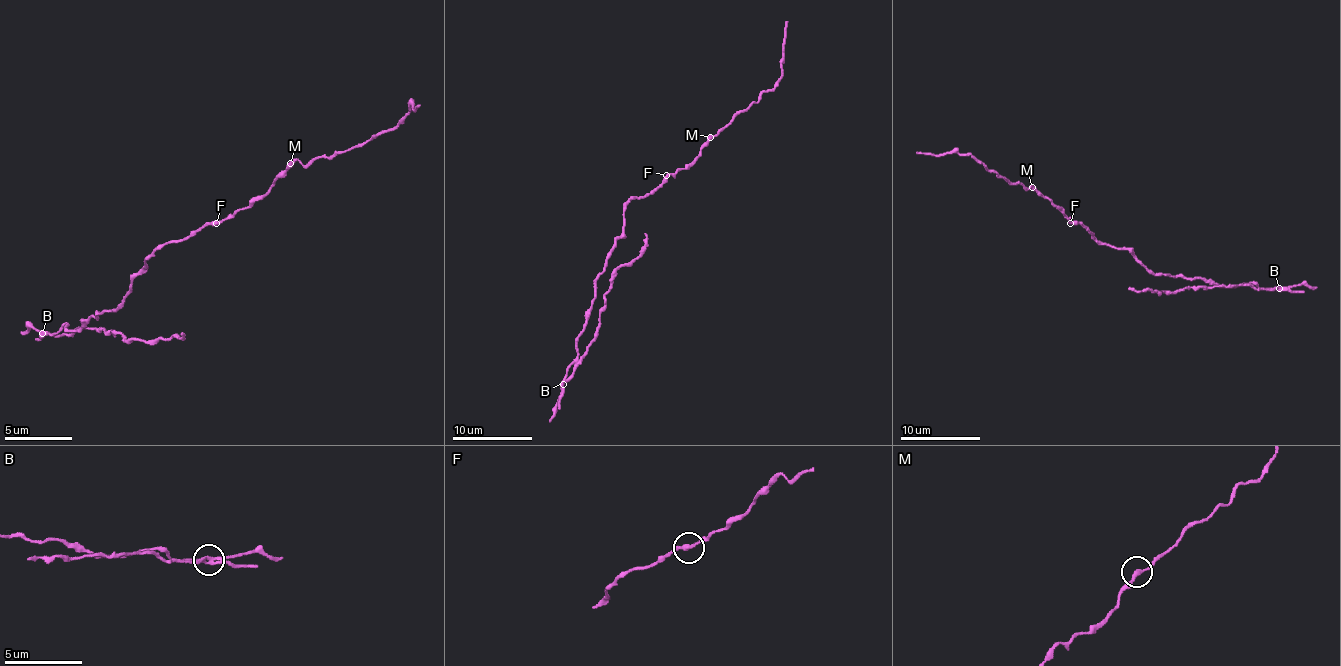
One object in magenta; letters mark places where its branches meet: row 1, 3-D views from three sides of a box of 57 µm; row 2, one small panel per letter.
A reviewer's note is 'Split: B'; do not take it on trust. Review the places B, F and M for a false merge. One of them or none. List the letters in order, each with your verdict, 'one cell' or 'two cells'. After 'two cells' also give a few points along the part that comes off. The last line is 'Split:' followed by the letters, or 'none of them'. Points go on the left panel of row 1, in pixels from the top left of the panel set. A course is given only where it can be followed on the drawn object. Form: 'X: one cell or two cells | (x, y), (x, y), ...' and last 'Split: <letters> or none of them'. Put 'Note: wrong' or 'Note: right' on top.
Note: right
B: two cells | (42, 334), (62, 334), (95, 327), (112, 331), (126, 341), (173, 337), (179, 334)
F: one cell
M: one cell
Split: B

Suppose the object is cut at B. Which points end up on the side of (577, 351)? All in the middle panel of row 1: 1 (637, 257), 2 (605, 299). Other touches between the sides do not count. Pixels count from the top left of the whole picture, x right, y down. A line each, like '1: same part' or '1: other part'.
1: other part
2: other part

